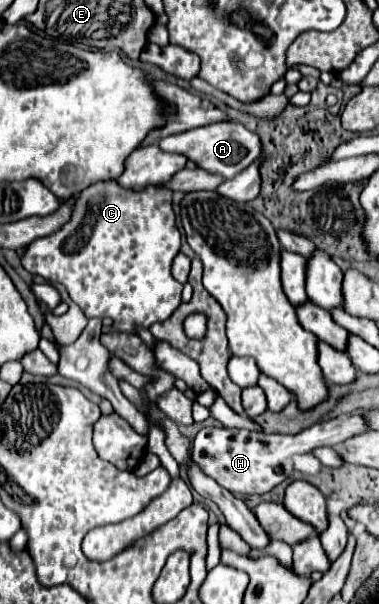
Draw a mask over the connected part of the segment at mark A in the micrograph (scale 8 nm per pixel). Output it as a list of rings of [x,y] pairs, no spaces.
[[[217,121],[217,123],[205,125],[205,127],[189,129],[185,133],[169,135],[169,137],[161,139],[159,147],[163,151],[167,151],[167,153],[185,155],[189,161],[193,161],[203,171],[221,175],[225,179],[231,179],[233,175],[247,169],[261,153],[257,135],[253,131],[249,131],[249,129],[245,129],[241,123],[233,123],[233,121]]]

